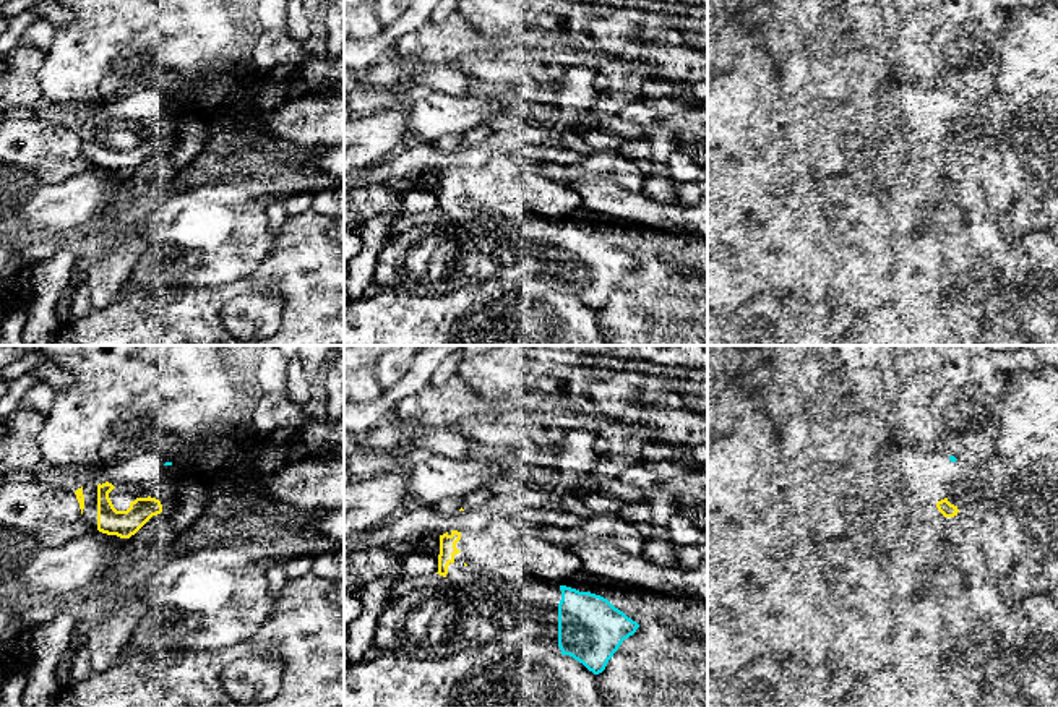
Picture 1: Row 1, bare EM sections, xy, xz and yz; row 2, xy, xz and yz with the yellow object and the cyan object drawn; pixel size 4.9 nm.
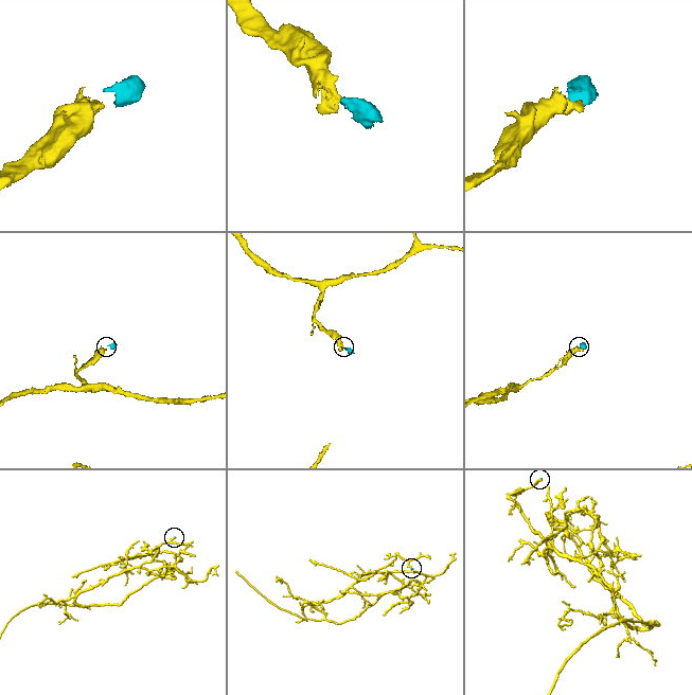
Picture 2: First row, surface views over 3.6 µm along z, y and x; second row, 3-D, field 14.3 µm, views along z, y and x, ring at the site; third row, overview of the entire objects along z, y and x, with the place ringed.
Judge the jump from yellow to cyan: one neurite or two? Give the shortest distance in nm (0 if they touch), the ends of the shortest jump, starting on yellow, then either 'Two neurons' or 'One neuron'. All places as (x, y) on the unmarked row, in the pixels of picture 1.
Distance 480 nm. Across: xz (466, 201), (560, 222). One neuron

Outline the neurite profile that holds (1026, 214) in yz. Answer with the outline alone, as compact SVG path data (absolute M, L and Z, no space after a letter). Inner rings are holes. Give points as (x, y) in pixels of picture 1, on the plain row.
M1021 195L1008 216L1008 230L1021 238L1034 230L1042 229L1045 224L1045 214L1040 201L1032 195Z

